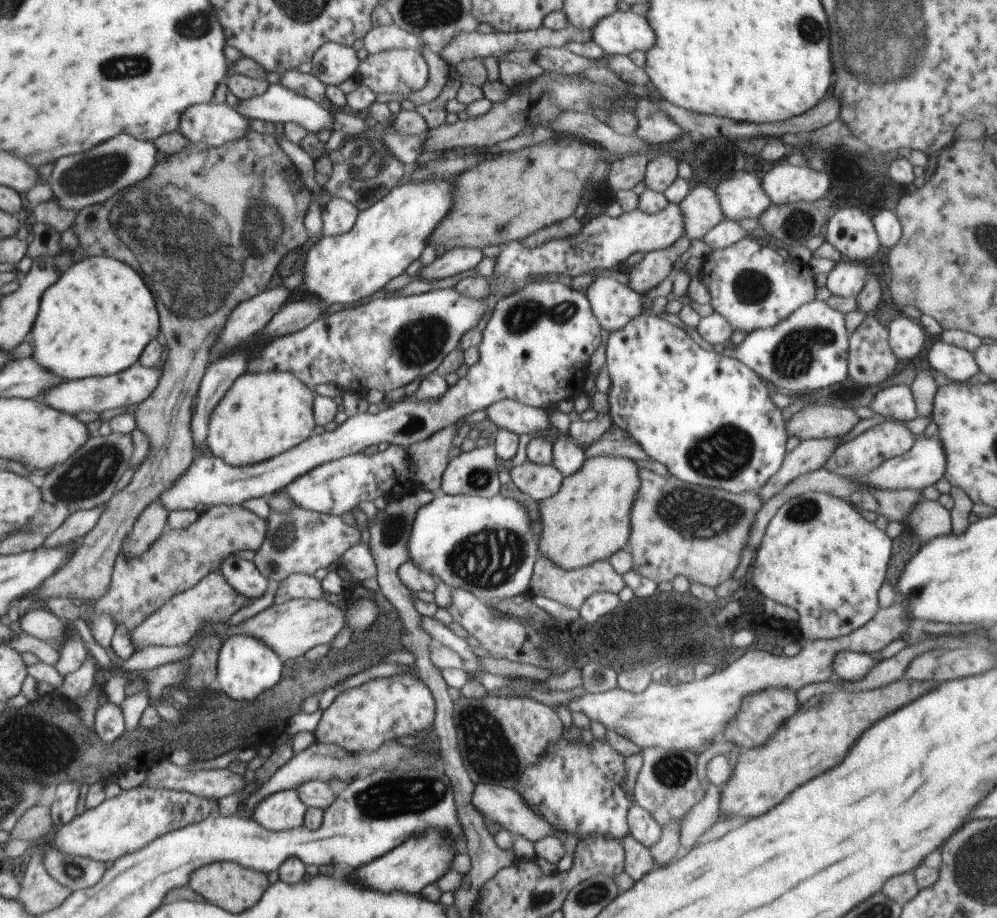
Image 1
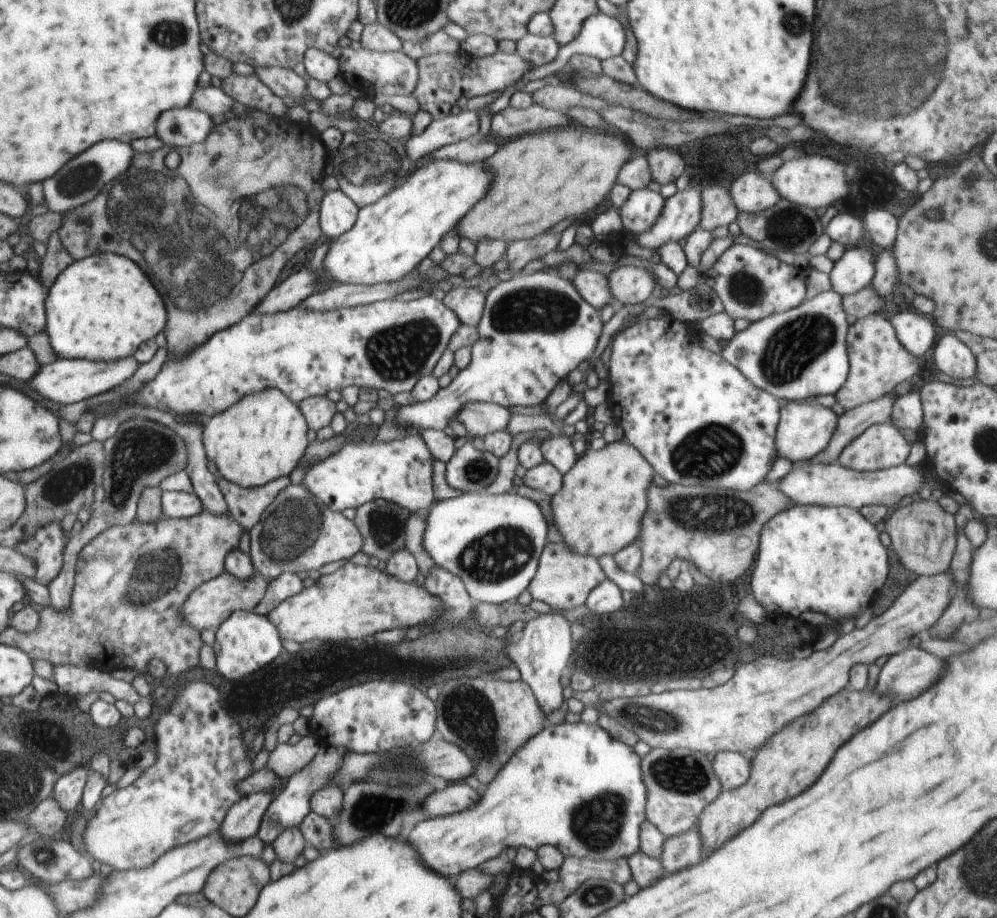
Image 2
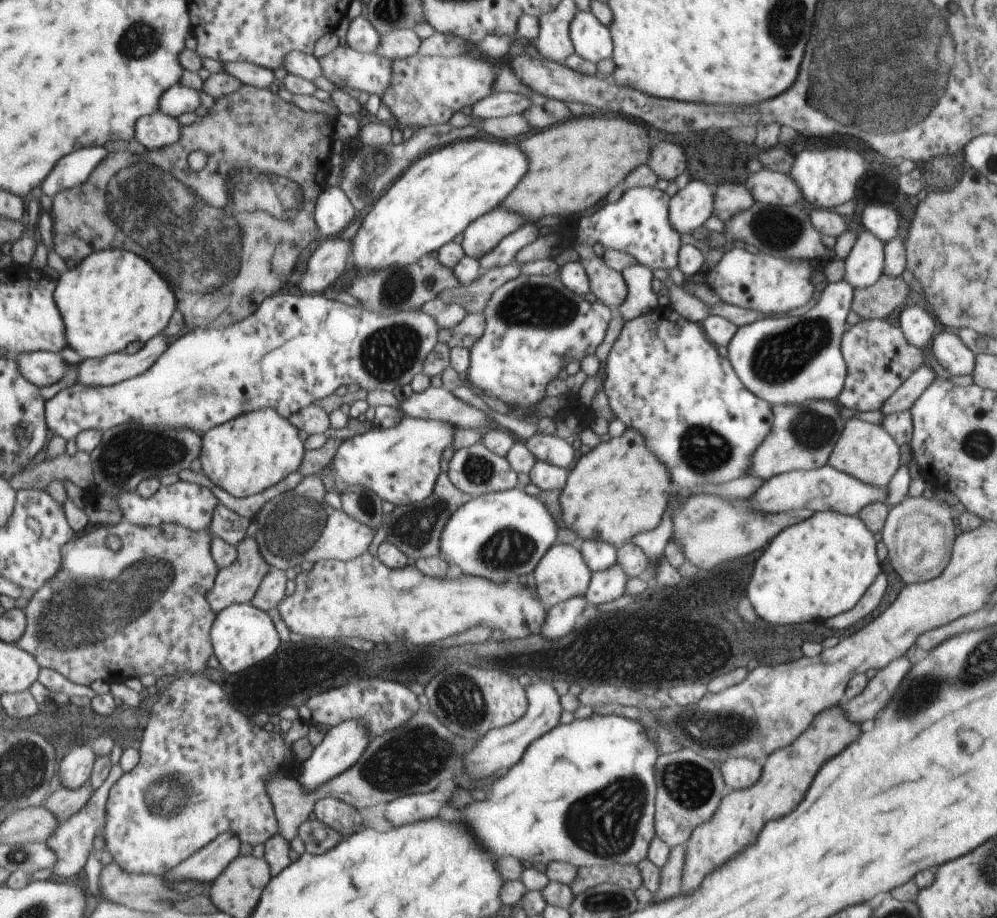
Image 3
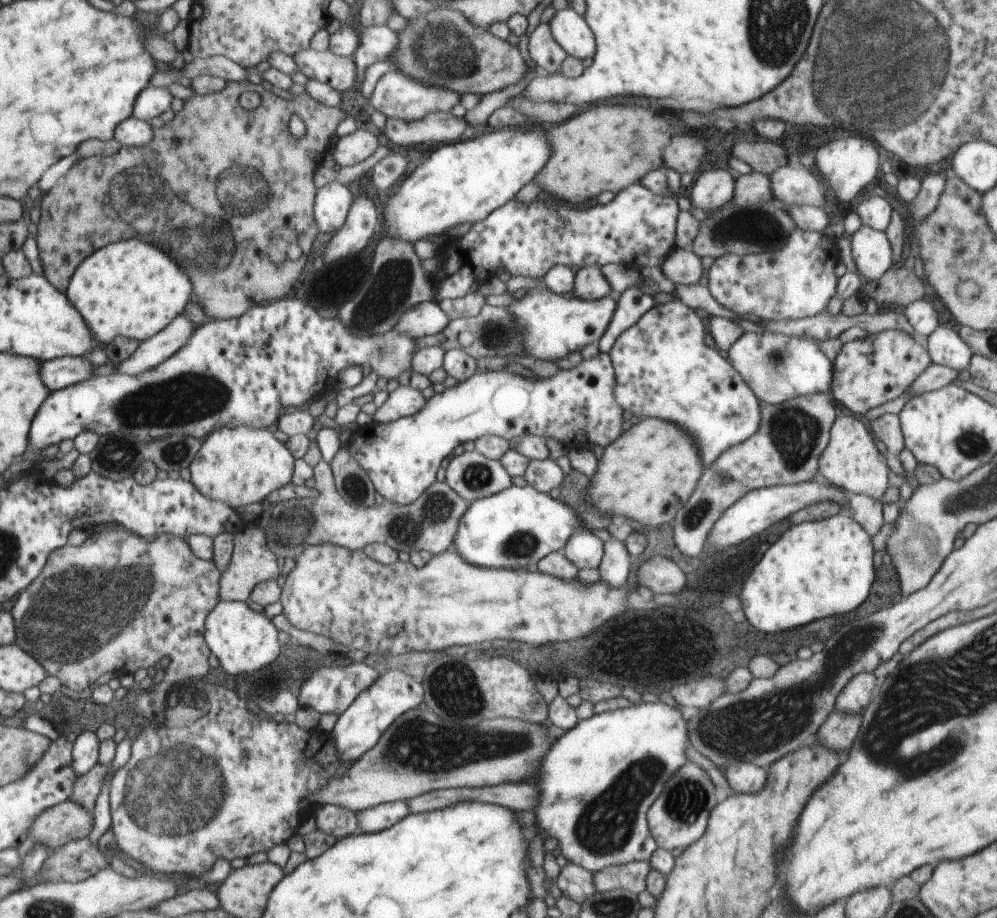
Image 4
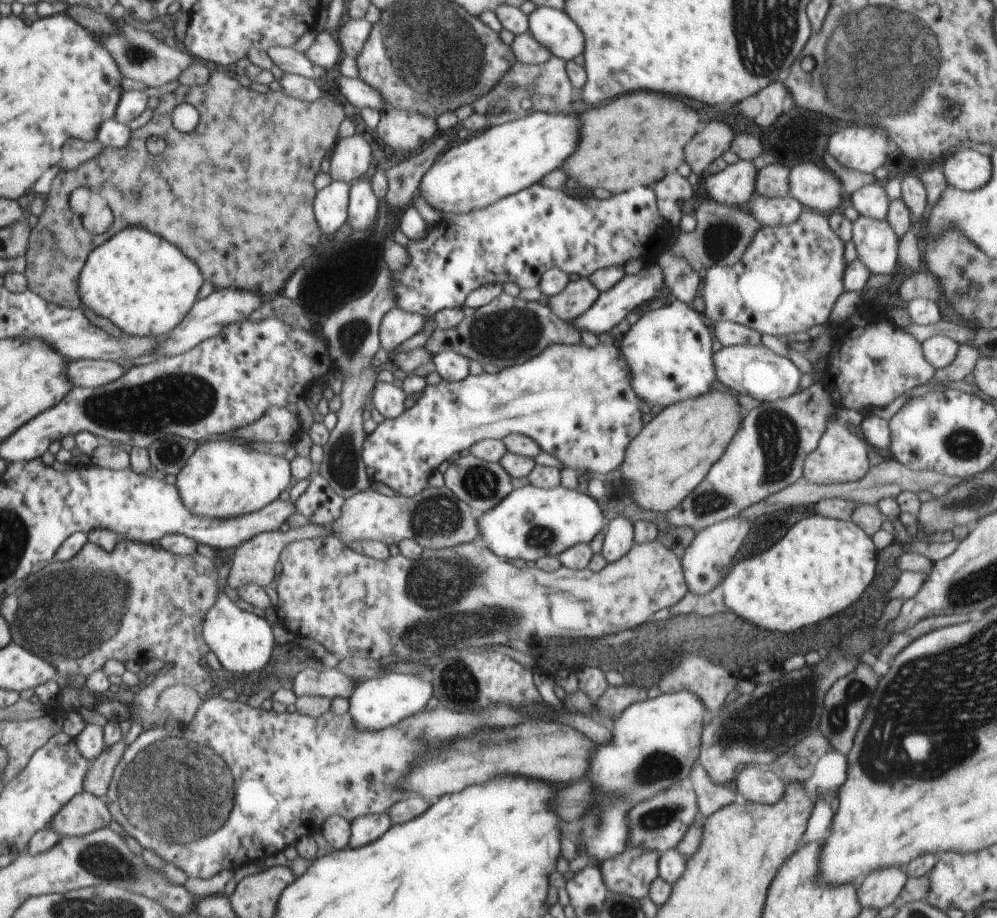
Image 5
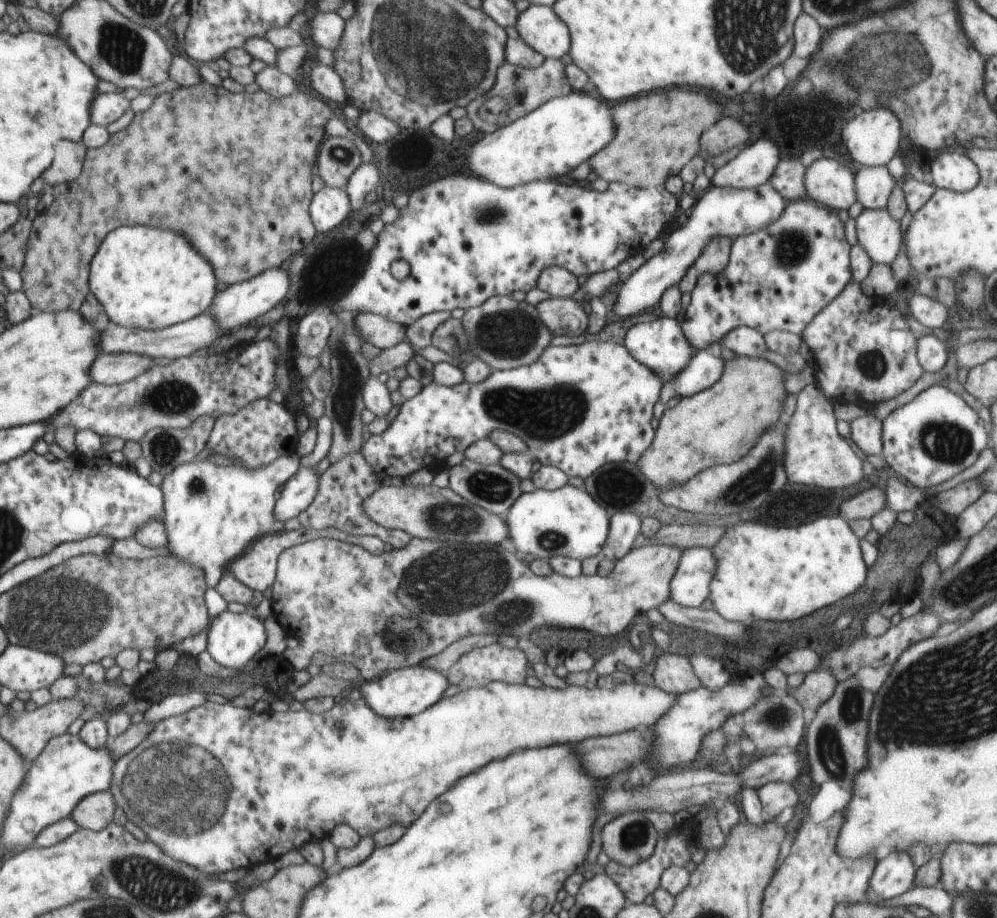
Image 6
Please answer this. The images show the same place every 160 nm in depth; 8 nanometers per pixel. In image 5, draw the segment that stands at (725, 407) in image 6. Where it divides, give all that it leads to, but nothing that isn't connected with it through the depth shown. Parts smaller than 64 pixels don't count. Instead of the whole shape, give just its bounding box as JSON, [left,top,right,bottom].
[618,389,746,514]

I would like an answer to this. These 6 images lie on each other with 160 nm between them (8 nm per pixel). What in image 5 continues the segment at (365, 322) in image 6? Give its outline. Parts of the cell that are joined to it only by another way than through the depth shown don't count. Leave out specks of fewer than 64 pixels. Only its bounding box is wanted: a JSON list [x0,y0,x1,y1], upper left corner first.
[379,307,428,351]

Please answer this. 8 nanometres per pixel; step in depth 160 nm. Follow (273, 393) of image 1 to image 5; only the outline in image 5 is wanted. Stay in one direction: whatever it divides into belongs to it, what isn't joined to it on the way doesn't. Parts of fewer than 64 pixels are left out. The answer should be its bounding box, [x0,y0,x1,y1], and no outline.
[176,438,292,519]

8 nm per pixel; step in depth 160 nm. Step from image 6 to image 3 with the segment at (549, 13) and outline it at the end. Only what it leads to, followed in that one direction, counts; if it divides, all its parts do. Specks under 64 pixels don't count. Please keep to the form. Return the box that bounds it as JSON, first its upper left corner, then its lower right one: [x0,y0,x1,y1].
[569,11,613,65]

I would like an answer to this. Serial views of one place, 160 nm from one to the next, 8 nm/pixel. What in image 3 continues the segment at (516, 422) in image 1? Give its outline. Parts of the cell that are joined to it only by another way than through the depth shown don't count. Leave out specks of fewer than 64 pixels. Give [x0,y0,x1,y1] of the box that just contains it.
[399,386,492,430]

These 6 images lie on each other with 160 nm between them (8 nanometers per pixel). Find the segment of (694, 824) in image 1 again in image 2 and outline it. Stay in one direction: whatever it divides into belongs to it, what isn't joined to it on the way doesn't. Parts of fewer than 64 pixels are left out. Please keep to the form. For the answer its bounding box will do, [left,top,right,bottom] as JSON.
[661,824,702,874]

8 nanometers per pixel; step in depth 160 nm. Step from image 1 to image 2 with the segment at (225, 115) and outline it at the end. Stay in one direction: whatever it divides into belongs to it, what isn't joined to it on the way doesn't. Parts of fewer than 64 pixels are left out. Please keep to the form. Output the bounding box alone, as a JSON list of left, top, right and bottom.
[155,106,211,149]

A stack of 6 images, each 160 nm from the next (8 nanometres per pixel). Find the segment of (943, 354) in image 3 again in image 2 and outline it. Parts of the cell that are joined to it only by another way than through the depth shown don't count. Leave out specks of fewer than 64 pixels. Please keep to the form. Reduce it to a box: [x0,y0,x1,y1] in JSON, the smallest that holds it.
[934,334,977,380]

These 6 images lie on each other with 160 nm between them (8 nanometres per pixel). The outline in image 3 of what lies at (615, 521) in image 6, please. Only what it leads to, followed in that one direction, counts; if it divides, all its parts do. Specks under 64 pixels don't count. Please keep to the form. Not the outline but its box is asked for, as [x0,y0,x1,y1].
[585,562,628,605]

